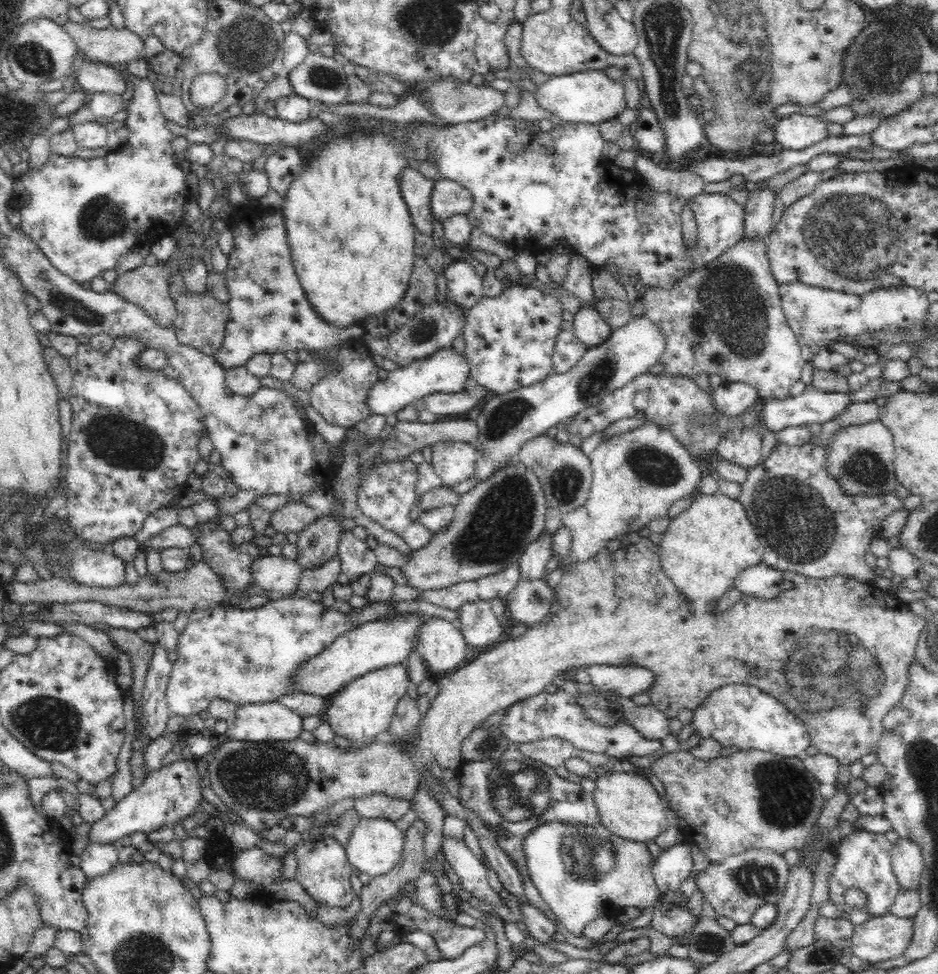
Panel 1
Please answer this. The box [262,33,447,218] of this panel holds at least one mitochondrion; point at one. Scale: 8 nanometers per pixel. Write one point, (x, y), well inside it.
(323, 77)

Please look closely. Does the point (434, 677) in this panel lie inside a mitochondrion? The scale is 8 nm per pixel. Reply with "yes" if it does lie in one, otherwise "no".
no

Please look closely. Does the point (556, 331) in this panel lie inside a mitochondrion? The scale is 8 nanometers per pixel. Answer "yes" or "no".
no

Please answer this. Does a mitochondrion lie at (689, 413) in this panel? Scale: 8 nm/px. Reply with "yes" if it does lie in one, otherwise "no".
yes

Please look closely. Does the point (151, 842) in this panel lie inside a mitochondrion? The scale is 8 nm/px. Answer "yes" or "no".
no

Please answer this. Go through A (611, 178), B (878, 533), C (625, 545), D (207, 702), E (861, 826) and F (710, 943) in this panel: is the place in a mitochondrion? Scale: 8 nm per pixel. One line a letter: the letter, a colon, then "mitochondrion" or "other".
A: other
B: other
C: other
D: other
E: other
F: mitochondrion

